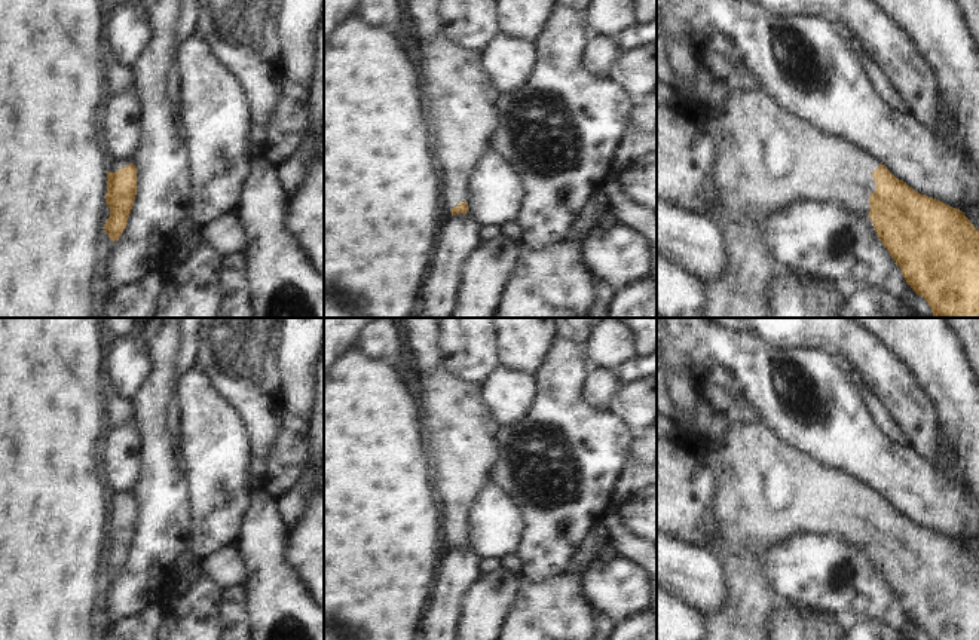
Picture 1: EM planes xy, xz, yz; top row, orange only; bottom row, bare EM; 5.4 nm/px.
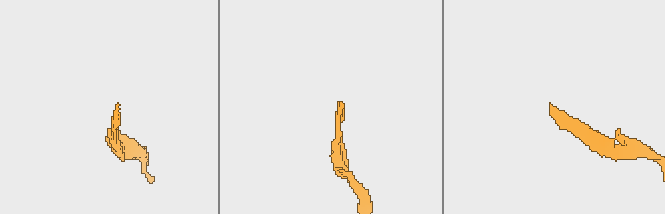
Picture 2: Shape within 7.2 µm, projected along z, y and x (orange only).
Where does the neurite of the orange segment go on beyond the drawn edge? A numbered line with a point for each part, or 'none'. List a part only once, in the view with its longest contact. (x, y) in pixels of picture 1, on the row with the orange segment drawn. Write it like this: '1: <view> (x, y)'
1: yz (768, 159)

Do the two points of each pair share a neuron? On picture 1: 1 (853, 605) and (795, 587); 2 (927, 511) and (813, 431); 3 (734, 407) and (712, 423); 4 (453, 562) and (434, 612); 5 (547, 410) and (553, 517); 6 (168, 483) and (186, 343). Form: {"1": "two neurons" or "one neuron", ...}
{"1": "one neuron", "2": "one neuron", "3": "one neuron", "4": "one neuron", "5": "one neuron", "6": "two neurons"}

